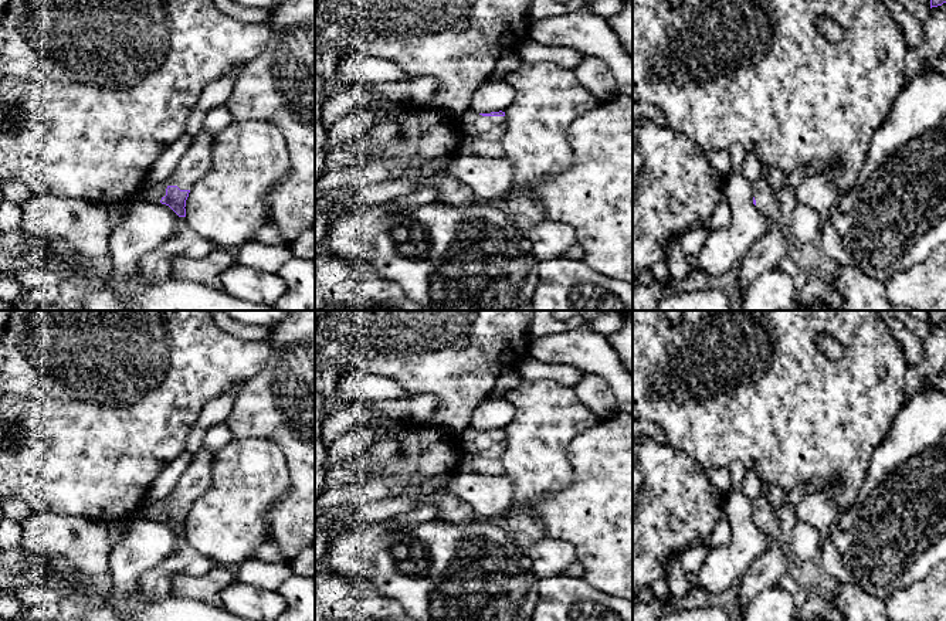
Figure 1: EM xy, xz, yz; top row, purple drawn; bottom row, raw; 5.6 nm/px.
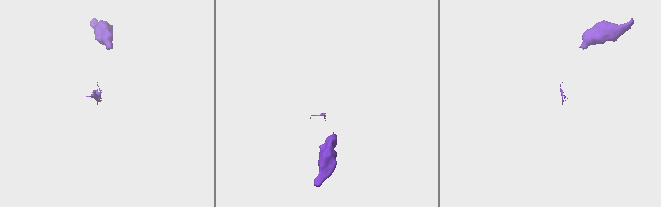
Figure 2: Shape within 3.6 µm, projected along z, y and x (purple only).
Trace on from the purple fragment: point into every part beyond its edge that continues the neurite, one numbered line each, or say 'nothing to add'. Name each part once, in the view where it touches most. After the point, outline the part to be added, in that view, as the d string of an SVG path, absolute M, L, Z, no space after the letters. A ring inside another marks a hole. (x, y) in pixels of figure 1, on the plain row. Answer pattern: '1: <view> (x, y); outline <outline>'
1: xy (196, 478); outline M201 448L193 455L191 462L182 474L173 491L160 500L145 505L146 519L160 519L169 503L180 508L191 508L196 499L208 488L211 482L213 454Z

